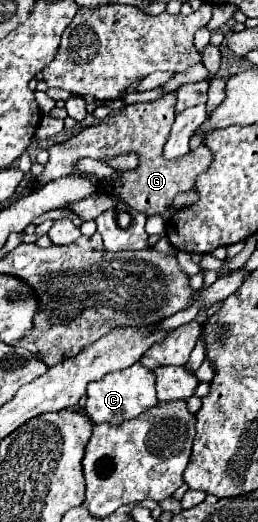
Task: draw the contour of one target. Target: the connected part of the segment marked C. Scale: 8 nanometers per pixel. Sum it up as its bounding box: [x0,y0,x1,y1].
[86,363,156,425]

